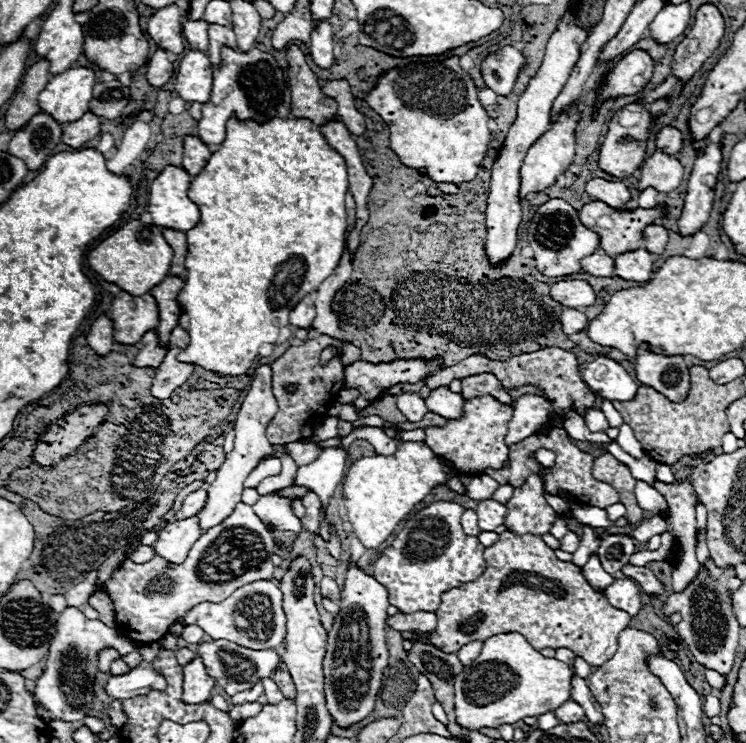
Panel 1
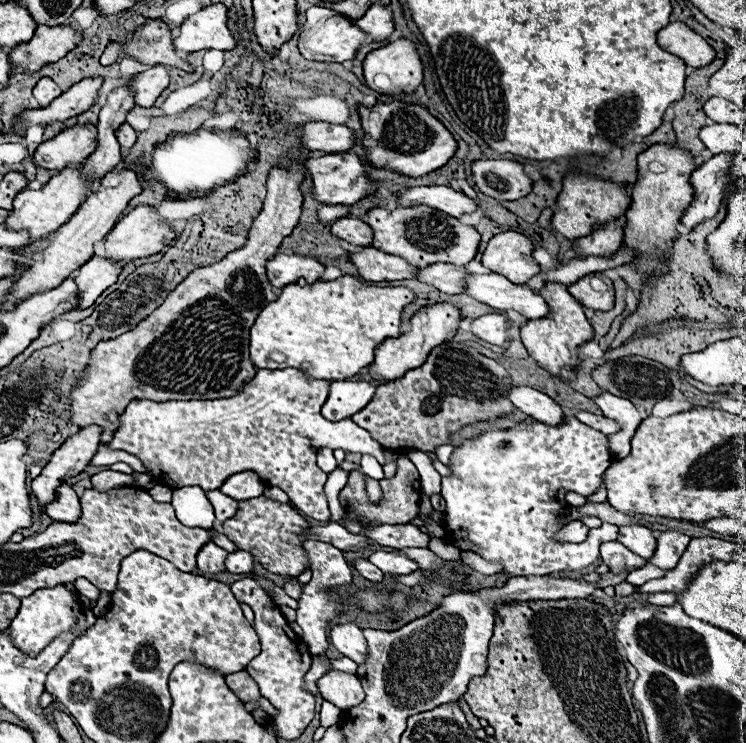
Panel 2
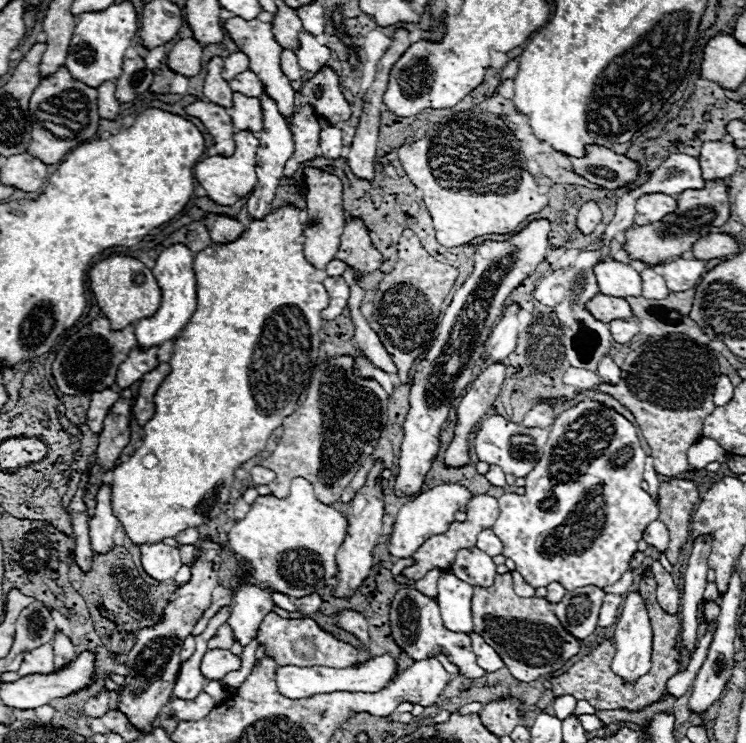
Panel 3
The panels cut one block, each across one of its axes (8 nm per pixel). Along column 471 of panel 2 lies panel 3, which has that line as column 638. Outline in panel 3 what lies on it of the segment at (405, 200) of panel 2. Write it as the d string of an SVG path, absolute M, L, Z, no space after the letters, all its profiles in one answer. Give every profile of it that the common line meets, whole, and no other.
M644 194L636 200L636 212L642 214L648 222L662 220L668 212L674 212L676 200L666 194Z

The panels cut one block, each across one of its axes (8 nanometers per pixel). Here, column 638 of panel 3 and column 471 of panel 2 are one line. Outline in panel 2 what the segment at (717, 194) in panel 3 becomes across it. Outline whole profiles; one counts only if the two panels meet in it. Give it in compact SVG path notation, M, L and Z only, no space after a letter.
M426 204L396 210L372 208L368 212L368 224L374 228L374 248L390 252L394 256L402 256L418 268L440 262L466 266L470 260L474 260L480 246L480 232L474 226L466 226L458 218L438 212L436 208L430 208Z

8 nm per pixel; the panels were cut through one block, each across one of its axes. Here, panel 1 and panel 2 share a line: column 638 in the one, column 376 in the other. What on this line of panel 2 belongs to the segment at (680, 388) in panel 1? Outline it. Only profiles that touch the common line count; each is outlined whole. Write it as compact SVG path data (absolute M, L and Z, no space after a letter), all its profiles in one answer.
M436 304L430 308L418 310L410 320L410 324L412 324L410 332L406 332L398 338L388 338L382 344L378 344L378 348L374 352L374 362L368 366L372 380L388 384L388 382L402 378L408 370L418 368L422 362L426 362L426 356L430 354L430 348L434 348L434 344L442 344L450 338L450 332L456 328L458 322L460 322L460 312L458 312L458 308L454 308L450 304Z

